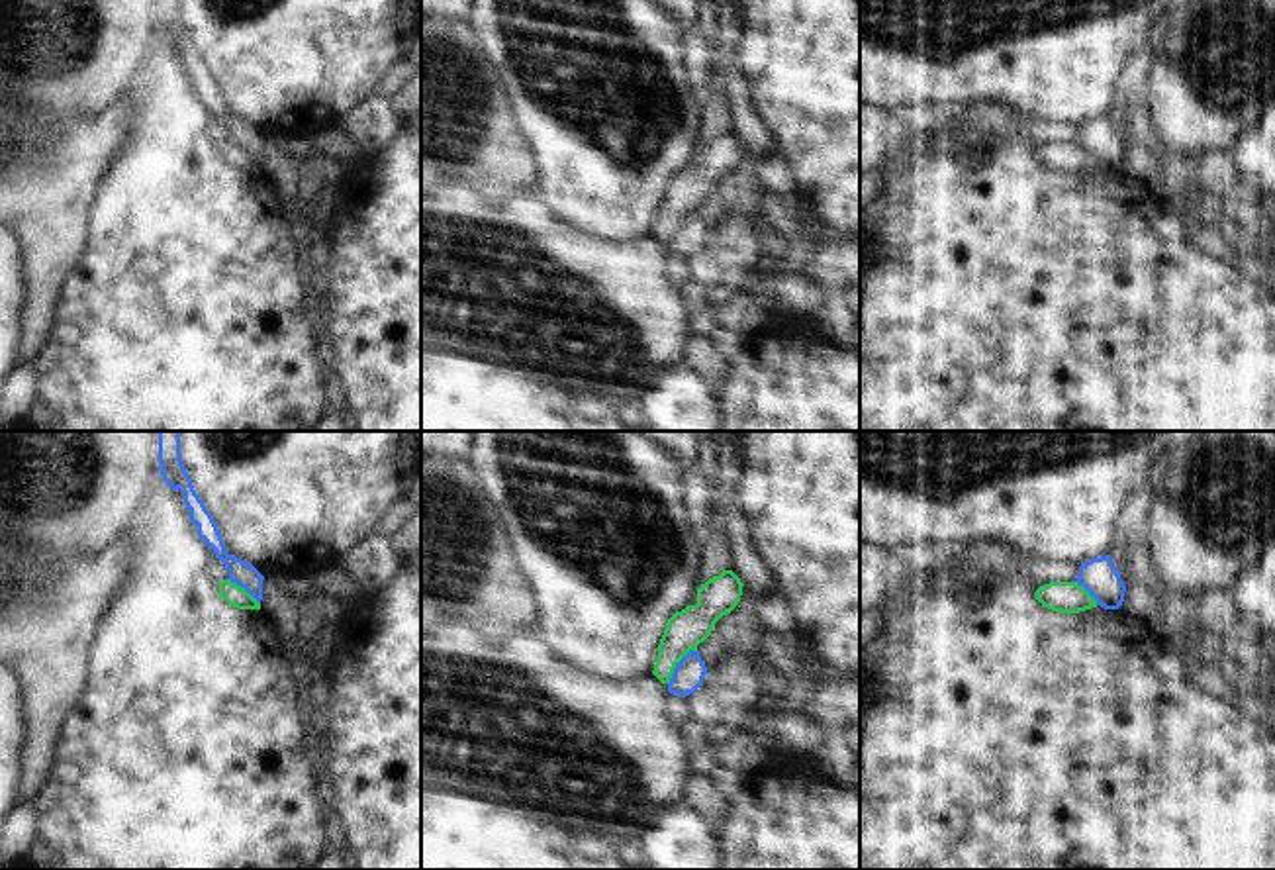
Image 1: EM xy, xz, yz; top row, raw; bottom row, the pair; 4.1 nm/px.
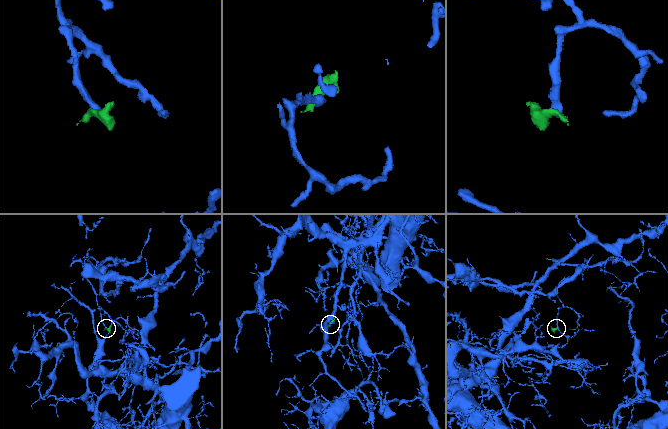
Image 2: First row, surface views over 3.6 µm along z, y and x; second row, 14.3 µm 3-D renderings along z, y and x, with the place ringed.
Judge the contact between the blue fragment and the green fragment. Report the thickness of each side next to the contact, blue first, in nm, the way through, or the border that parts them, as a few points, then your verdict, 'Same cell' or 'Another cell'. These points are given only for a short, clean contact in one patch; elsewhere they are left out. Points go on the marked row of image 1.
Thickness 130 nm (blue) against 160 nm. Boundary: xz (696, 649), (676, 665), (666, 682). Another cell.

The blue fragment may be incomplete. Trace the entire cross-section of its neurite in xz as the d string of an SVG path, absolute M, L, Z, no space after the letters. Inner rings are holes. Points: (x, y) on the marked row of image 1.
M719 643L689 651L676 664L674 674L668 682L668 692L678 694L682 698L693 694L703 684L707 670L717 662L721 654L723 647Z

